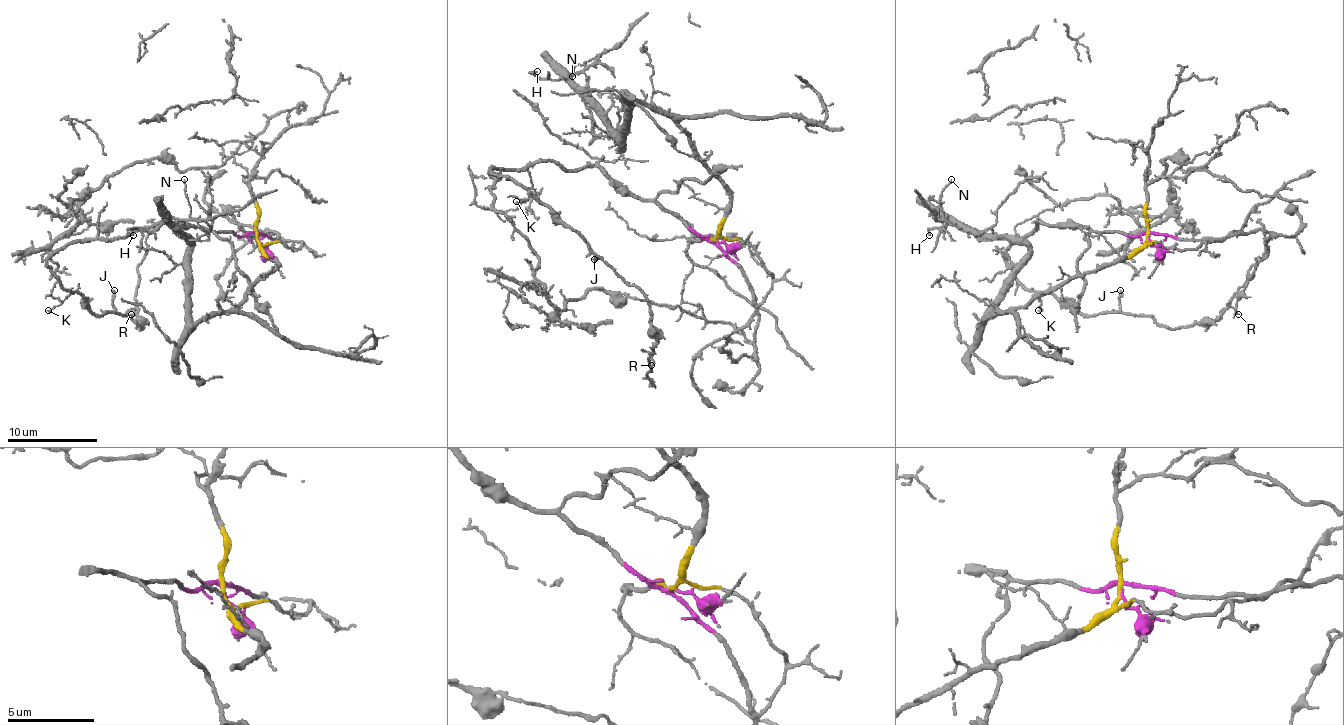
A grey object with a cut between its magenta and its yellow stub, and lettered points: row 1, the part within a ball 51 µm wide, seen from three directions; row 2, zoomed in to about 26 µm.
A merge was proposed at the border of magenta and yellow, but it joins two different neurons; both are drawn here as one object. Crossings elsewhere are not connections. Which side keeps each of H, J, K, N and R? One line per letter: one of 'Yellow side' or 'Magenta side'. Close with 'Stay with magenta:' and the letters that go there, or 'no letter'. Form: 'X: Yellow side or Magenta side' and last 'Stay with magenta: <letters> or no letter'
H: Yellow side
J: Magenta side
K: Magenta side
N: Yellow side
R: Magenta side
Stay with magenta: J, K, R

